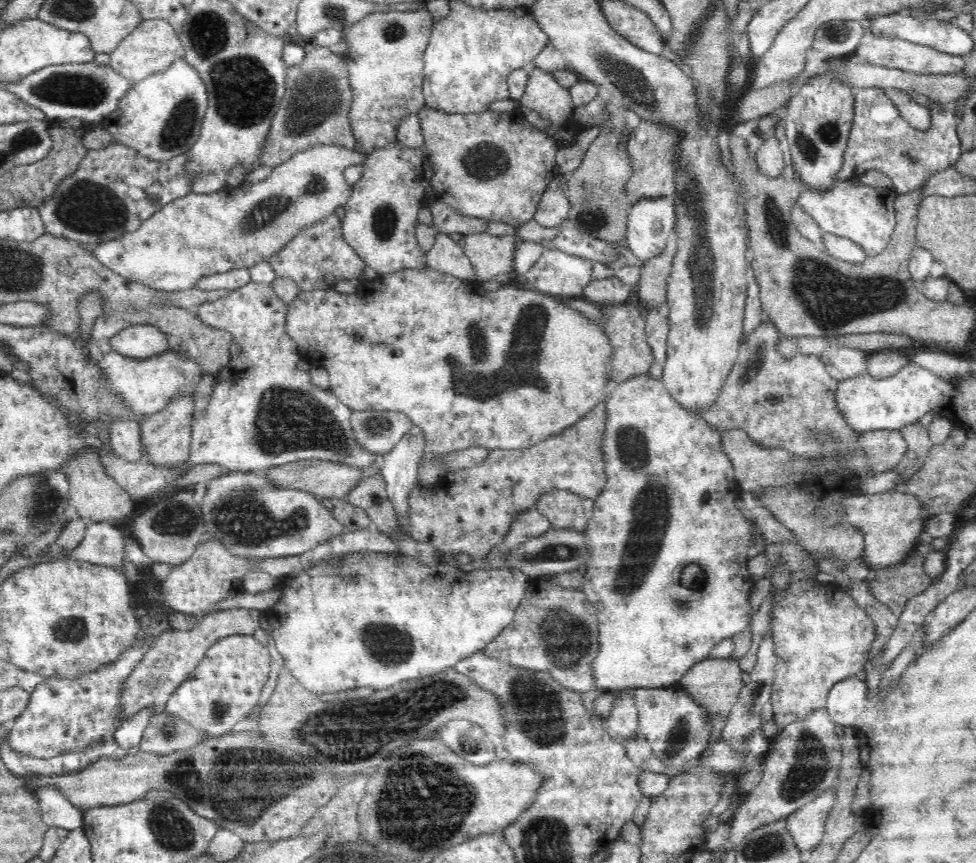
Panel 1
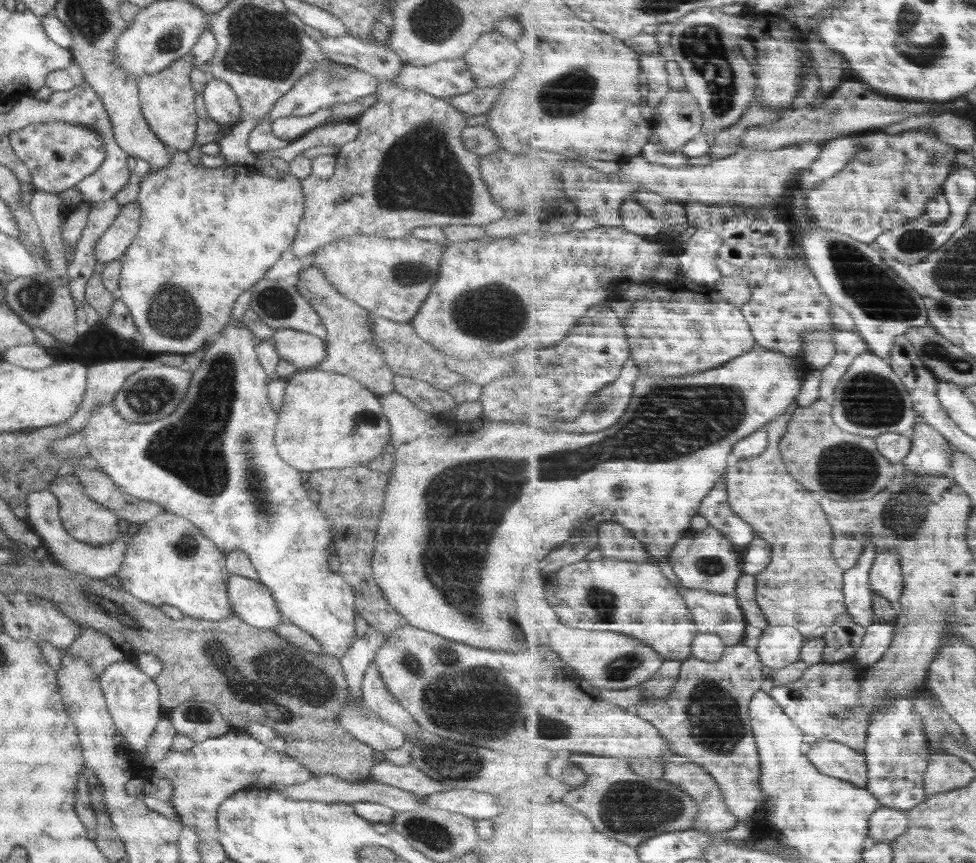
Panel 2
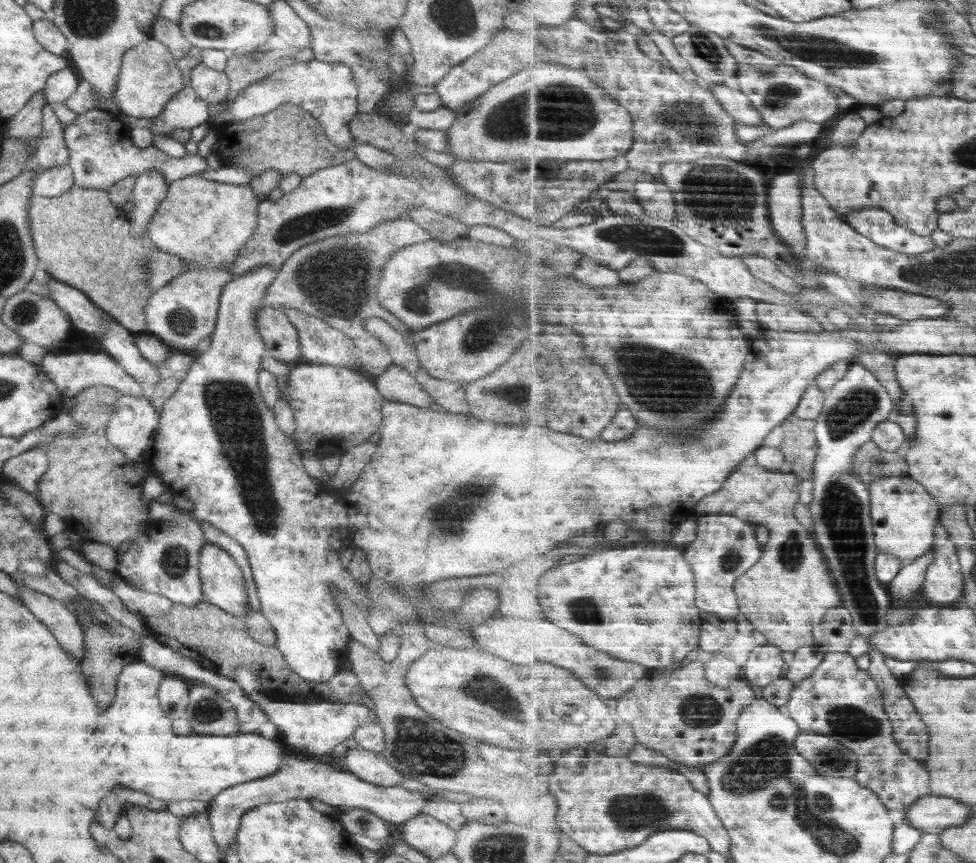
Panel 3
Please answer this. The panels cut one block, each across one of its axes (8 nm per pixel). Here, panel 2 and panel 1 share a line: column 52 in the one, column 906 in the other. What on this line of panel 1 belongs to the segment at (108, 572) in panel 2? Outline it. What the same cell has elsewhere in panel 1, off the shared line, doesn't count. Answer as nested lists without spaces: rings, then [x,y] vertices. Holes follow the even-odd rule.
[[[895,489],[880,493],[854,495],[839,500],[845,520],[864,534],[865,563],[874,570],[896,568],[910,555],[919,543],[924,528],[921,504],[916,497],[907,496]]]

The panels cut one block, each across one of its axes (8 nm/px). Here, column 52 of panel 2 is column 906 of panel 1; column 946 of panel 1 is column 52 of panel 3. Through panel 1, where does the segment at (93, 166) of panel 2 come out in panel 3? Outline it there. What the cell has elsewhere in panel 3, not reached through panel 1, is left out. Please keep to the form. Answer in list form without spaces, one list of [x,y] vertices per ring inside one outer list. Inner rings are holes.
[[[45,102],[42,109],[42,132],[37,136],[35,164],[42,169],[65,165],[69,161],[69,150],[63,137],[62,123],[54,113],[55,105]]]

